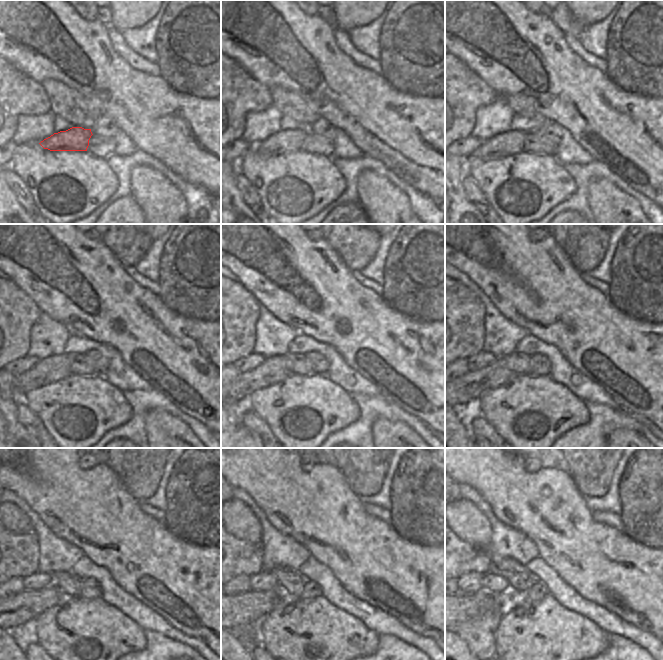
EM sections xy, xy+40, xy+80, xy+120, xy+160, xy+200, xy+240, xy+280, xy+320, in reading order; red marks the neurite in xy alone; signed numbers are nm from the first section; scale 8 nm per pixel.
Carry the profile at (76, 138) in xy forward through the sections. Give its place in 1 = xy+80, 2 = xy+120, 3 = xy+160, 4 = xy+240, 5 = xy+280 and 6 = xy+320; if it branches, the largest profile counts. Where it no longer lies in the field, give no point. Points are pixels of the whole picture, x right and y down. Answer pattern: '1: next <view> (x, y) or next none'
1: next xy+80 (508, 143)
2: next xy+120 (52, 369)
3: next xy+160 (273, 370)
4: next xy+240 (27, 605)
5: next xy+280 (241, 609)
6: next xy+320 (465, 606)

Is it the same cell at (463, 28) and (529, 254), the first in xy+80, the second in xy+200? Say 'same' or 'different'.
same

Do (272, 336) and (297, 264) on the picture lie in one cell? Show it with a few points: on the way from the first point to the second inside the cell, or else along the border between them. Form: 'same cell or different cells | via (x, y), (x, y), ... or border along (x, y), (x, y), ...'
different cells | border along (262, 305), (280, 320), (298, 331)

